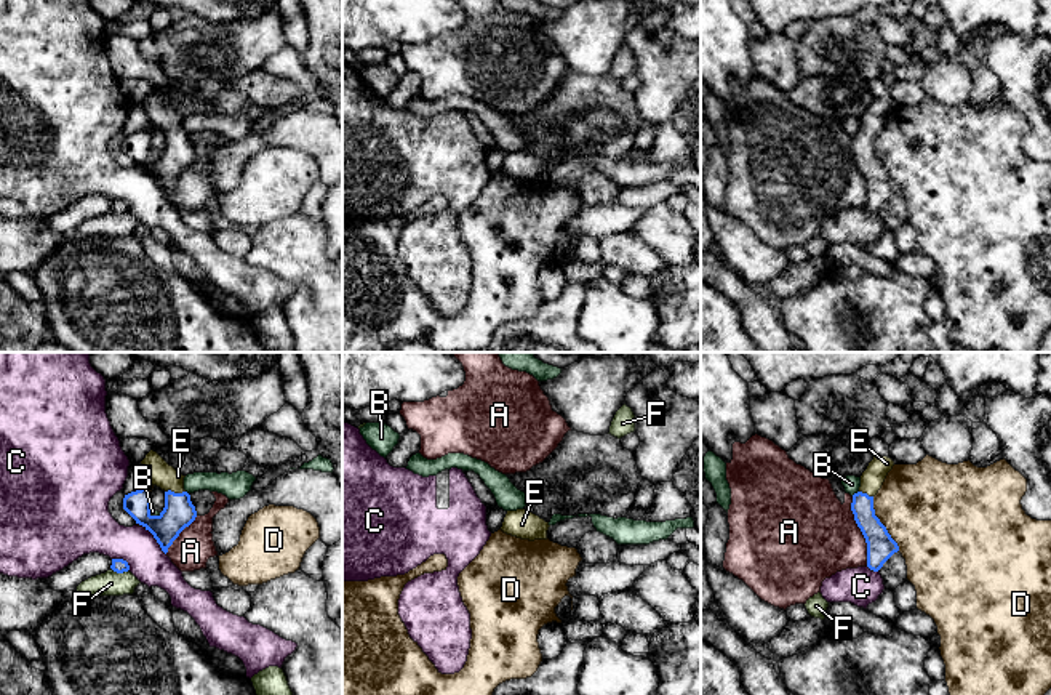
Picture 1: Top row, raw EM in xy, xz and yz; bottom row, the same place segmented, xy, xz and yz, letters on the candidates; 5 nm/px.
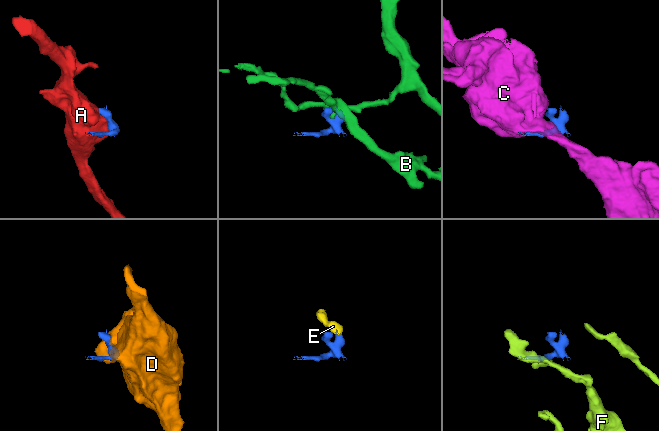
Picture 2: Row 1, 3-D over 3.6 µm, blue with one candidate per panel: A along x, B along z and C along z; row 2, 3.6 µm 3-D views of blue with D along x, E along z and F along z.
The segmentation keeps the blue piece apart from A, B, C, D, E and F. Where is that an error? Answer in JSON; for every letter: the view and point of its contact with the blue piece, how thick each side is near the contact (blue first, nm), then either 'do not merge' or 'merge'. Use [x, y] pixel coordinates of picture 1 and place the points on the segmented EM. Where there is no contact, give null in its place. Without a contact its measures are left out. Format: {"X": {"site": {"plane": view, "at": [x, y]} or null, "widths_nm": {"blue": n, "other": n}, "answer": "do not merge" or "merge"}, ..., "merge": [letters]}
{"A": {"site": {"plane": "yz", "at": [861, 530]}, "widths_nm": {"blue": 140, "other": 440}, "answer": "do not merge"}, "B": {"site": {"plane": "yz", "at": [855, 494]}, "widths_nm": {"blue": 120, "other": 90}, "answer": "do not merge"}, "C": {"site": {"plane": "xy", "at": [155, 538]}, "widths_nm": {"blue": 160, "other": 190}, "answer": "do not merge"}, "D": {"site": {"plane": "yz", "at": [882, 524]}, "widths_nm": {"blue": 140, "other": 460}, "answer": "do not merge"}, "E": {"site": {"plane": "xy", "at": [173, 492]}, "widths_nm": {"blue": 160, "other": 120}, "answer": "merge"}, "F": {"site": {"plane": "xy", "at": [120, 572]}, "widths_nm": {"blue": 70, "other": 130}, "answer": "do not merge"}, "merge": ["E"]}

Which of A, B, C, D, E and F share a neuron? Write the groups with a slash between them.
A / B / C / D / E / F

